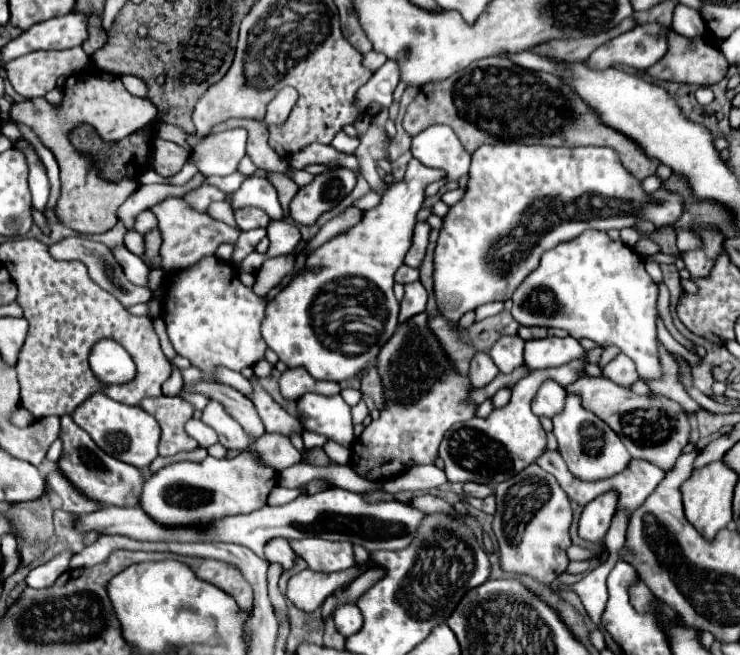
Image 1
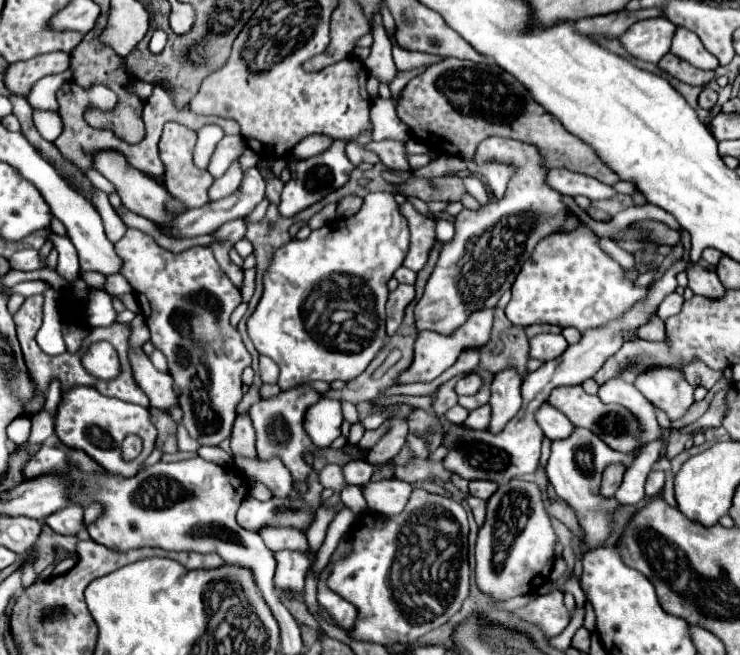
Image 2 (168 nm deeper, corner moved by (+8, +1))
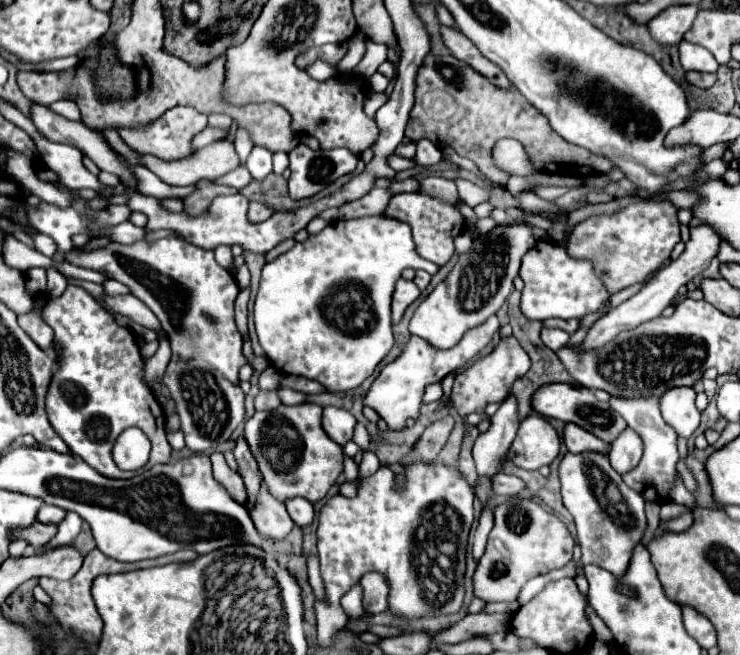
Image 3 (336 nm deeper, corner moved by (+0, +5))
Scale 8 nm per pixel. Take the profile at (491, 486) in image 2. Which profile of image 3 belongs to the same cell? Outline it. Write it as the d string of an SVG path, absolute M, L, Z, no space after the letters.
M498 472L492 478L492 486L494 486L494 492L500 496L518 496L526 488L524 480L520 480L518 476L502 474L502 472Z

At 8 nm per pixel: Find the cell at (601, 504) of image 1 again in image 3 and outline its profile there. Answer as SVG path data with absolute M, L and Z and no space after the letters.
M632 428L622 430L620 436L614 440L614 444L610 444L608 458L610 458L610 464L616 468L618 474L634 468L634 464L638 464L642 458L640 436Z

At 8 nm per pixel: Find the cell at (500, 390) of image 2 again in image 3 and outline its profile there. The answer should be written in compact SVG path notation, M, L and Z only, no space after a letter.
M508 396L508 400L504 400L498 412L490 418L490 430L480 434L474 444L472 456L476 462L478 476L492 478L502 468L518 426L520 420L516 412L516 400L514 396Z

